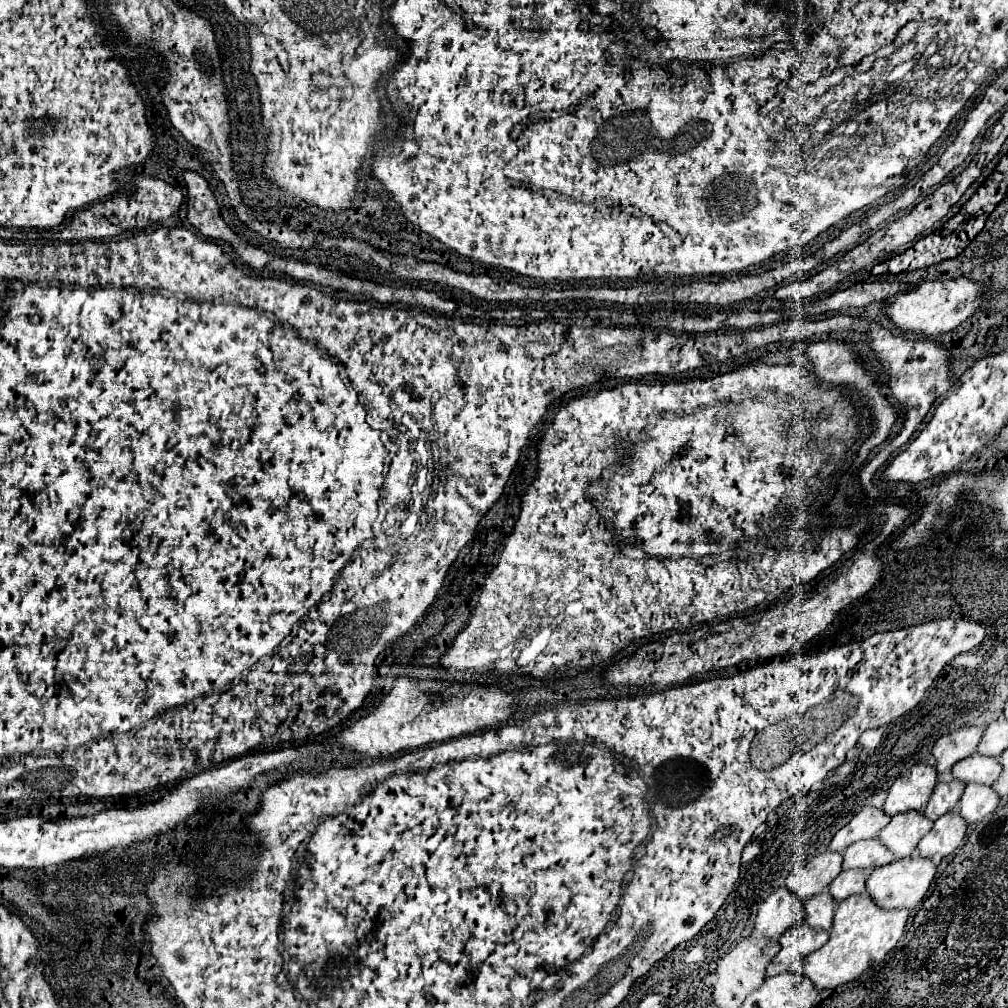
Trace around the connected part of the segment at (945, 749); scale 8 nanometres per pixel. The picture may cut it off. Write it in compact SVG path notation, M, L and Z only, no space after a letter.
M963 727L949 735L939 737L933 745L933 757L935 757L937 771L943 773L951 769L957 761L975 753L981 737L983 737L983 731L979 727Z

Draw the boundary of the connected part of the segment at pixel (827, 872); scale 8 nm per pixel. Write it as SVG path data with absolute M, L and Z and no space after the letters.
M825 851L813 857L805 867L795 867L787 877L787 887L805 903L809 897L827 891L829 883L841 873L843 855Z

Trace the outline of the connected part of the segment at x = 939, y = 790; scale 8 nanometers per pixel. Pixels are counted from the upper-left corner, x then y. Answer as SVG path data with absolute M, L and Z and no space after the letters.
M957 779L947 781L947 783L937 783L935 791L933 791L933 795L927 803L925 815L931 821L937 821L941 815L945 815L949 811L955 811L963 791L965 791L965 785L963 785L963 781L957 781Z

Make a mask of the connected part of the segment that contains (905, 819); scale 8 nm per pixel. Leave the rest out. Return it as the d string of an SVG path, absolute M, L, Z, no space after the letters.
M917 811L897 813L891 817L891 823L879 833L879 841L895 853L895 857L909 857L921 837L929 833L933 823Z

